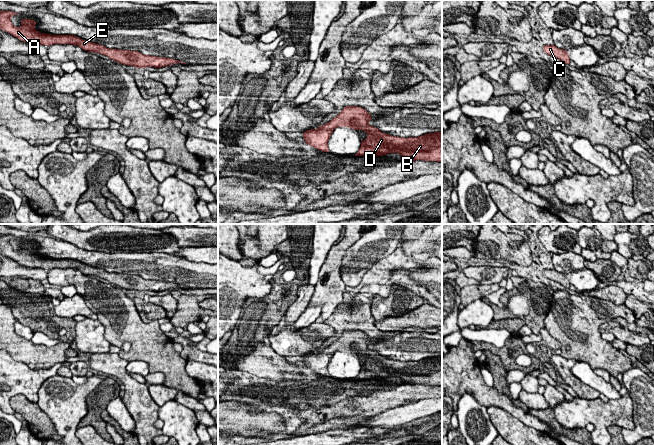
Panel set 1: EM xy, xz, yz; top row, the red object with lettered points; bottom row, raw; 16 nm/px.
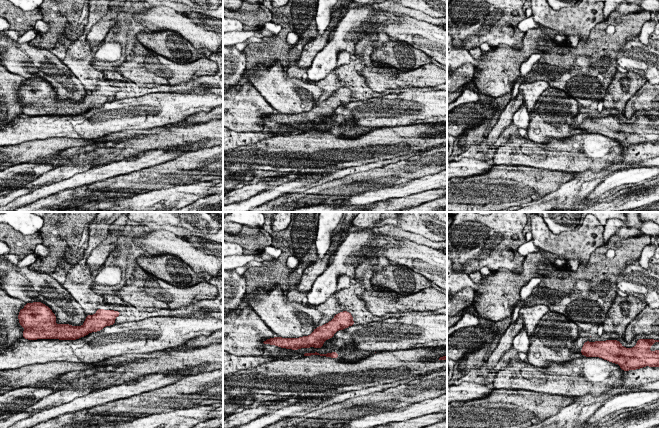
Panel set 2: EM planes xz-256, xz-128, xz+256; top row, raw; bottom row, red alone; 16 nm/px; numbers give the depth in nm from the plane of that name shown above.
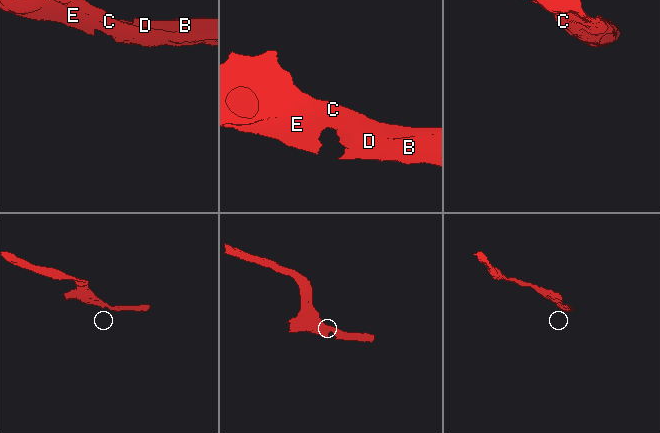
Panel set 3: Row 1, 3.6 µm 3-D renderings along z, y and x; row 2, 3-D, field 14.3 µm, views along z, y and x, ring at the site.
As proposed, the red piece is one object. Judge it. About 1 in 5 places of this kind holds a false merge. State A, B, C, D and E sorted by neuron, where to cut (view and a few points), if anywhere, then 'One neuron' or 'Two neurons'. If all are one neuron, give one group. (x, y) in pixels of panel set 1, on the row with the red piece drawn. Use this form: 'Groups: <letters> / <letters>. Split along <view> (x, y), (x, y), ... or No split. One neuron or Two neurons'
Groups: A B C D E. No split. One neuron

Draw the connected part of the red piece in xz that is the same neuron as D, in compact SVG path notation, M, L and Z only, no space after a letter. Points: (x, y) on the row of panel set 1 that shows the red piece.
M345 106L328 123L317 129L310 129L302 133L306 144L330 153L328 140L336 127L348 127L353 130L366 131L368 137L361 140L361 146L355 156L384 156L398 153L401 157L411 161L442 162L442 132L427 133L419 137L397 137L381 132L370 126L368 122L372 115L359 106Z

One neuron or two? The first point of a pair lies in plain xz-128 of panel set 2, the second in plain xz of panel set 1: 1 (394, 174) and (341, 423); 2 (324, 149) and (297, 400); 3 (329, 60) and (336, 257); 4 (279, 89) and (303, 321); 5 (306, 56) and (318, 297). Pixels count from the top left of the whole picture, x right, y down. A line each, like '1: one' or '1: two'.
1: one
2: one
3: two
4: two
5: two

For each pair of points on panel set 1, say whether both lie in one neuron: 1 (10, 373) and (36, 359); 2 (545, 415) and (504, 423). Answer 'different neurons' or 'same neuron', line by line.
1: different neurons
2: different neurons

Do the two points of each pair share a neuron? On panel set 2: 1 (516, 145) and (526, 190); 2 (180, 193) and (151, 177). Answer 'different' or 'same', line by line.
1: different
2: different

